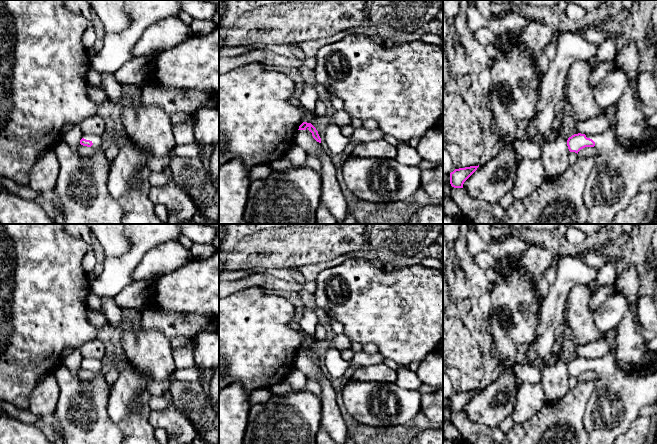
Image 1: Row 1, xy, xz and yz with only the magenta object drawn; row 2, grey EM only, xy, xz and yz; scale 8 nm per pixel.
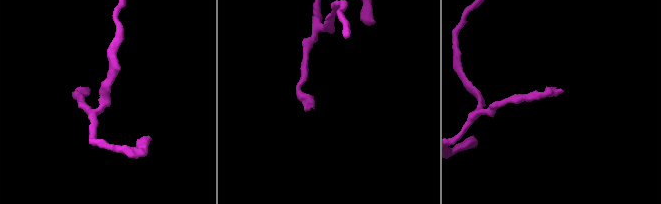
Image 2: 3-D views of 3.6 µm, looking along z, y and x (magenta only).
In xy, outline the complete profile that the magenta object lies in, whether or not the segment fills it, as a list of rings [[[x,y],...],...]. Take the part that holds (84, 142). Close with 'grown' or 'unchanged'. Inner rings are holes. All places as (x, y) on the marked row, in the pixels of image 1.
[[[84,134],[80,144],[93,148],[95,153],[91,156],[78,157],[65,141],[54,149],[60,164],[55,187],[62,203],[60,214],[66,224],[121,224],[123,210],[111,197],[107,187],[111,162],[102,149],[101,136]]]; grown

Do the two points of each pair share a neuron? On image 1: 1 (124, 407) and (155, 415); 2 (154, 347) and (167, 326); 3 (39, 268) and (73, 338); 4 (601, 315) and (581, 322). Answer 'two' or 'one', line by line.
1: two
2: two
3: one
4: two

